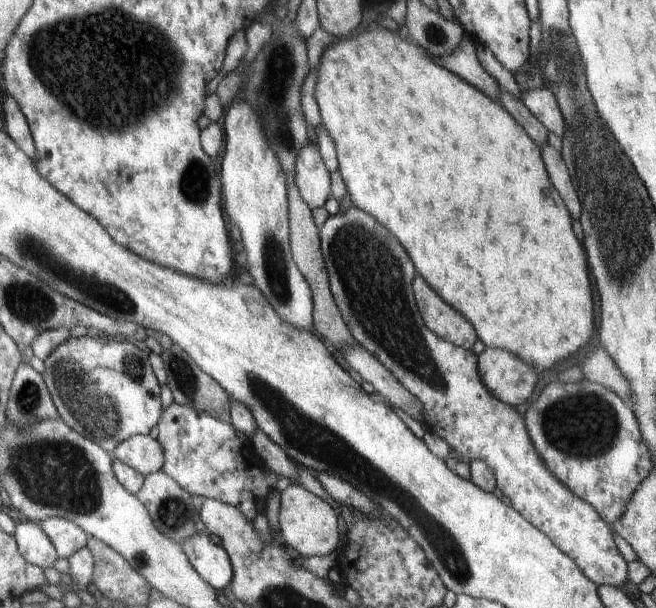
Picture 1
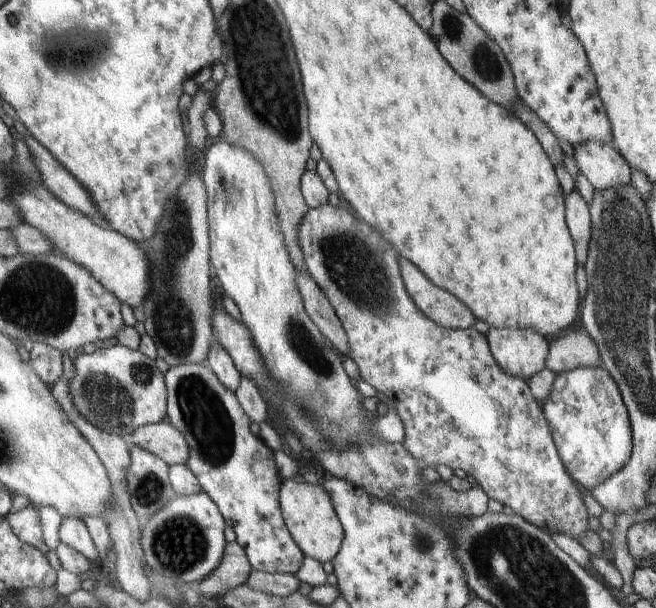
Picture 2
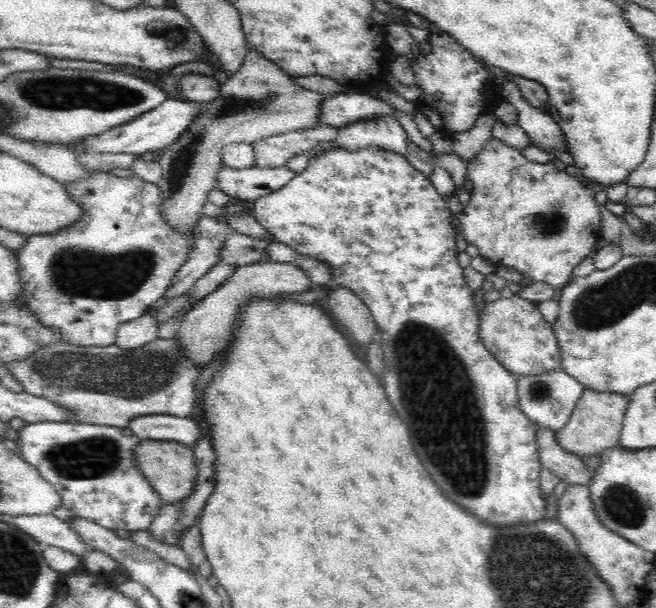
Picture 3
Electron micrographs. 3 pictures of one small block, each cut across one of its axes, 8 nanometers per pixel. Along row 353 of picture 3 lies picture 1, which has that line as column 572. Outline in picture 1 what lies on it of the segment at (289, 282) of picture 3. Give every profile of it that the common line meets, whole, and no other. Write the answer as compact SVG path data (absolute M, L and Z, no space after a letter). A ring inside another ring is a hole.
M544 144L539 149L540 154L542 154L542 162L546 167L546 172L548 172L550 180L552 180L552 184L554 184L554 188L562 196L562 200L564 200L570 216L574 220L578 220L578 216L580 216L580 201L578 200L574 186L572 186L572 179L568 174L564 159L558 150L554 150L550 144Z

